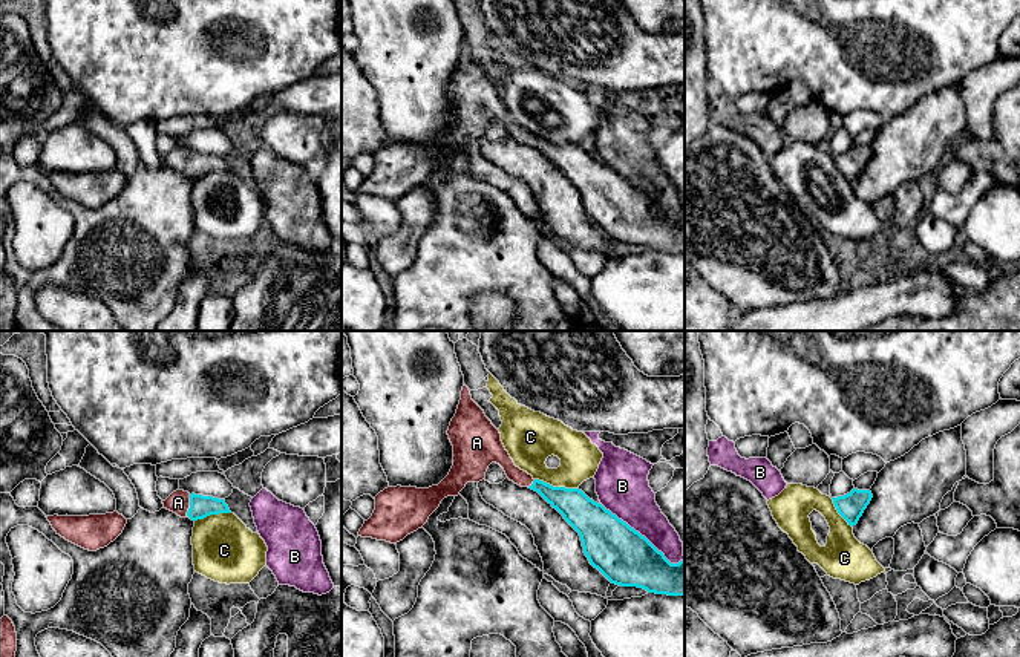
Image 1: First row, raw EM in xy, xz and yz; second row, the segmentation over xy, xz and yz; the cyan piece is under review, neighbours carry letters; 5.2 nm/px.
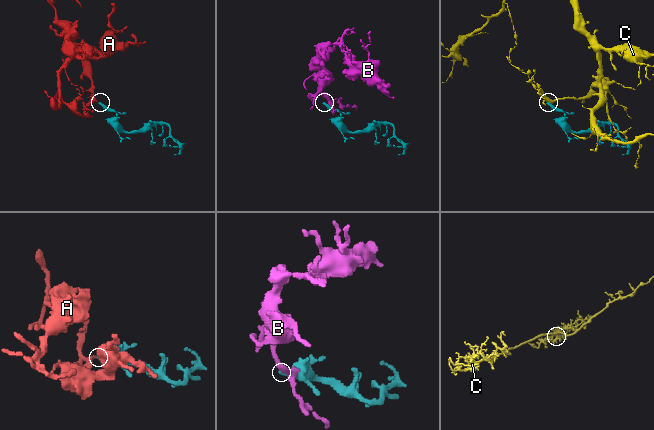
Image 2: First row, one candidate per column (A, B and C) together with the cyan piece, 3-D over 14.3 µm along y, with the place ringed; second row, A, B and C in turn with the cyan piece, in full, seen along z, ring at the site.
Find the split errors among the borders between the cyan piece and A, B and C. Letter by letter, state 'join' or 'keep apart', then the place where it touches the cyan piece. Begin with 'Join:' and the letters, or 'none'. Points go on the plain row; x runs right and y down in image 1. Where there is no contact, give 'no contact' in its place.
Join: A
A: join; meets cyan in xy at (190, 163)
B: keep apart; meets cyan in xz at (640, 192)
C: keep apart; meets cyan in xz at (556, 144)

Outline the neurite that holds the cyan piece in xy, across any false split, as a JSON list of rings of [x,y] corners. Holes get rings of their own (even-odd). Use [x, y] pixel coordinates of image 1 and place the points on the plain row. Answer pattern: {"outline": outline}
{"outline": [[[184,147],[173,149],[162,161],[164,165],[191,178],[204,176],[210,172],[231,170],[224,156],[190,152]]]}

